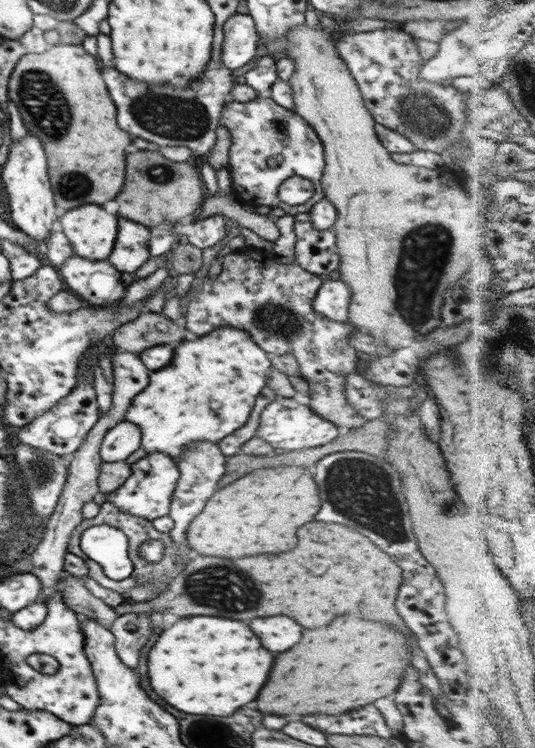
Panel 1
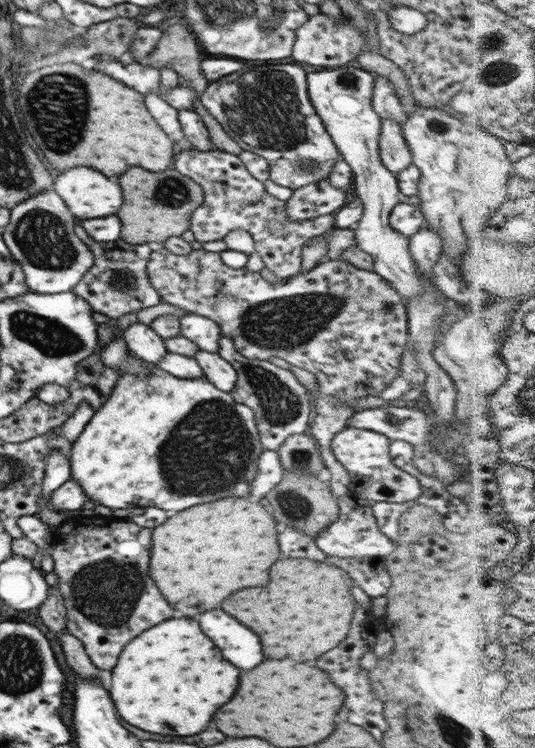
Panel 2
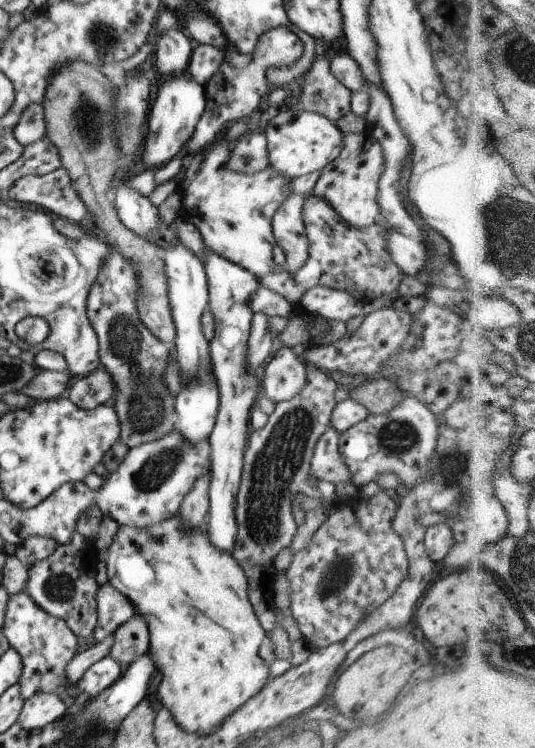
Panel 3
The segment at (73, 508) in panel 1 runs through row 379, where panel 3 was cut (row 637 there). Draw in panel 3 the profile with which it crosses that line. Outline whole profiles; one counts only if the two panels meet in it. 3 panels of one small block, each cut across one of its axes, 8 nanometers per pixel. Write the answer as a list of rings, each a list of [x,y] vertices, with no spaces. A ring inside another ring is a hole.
[[[133,616],[113,632],[114,642],[109,656],[128,666],[148,650],[148,624],[142,616]]]

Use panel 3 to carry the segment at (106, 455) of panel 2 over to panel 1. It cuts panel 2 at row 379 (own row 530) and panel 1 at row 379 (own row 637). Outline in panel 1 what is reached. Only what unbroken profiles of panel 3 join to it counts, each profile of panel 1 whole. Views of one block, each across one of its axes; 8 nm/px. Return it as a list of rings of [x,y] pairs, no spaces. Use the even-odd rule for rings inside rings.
[[[218,328],[218,332],[202,336],[196,342],[182,342],[182,346],[174,350],[170,366],[150,374],[150,384],[140,394],[136,394],[136,398],[128,406],[124,421],[140,428],[141,447],[147,454],[164,452],[178,465],[180,454],[188,444],[208,440],[218,445],[220,440],[246,424],[261,390],[266,387],[264,378],[273,365],[274,362],[268,359],[267,352],[264,352],[250,336],[246,336],[245,331]]]

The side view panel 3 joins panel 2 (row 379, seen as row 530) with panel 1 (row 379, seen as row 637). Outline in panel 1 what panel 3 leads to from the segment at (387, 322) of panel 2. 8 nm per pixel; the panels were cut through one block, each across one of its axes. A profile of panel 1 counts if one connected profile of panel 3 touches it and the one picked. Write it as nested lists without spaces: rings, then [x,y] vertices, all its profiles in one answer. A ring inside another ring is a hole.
[[[231,252],[224,255],[222,272],[212,280],[206,277],[206,282],[196,288],[192,300],[188,302],[186,310],[186,328],[194,334],[210,334],[214,328],[220,326],[232,326],[238,331],[245,331],[250,334],[250,338],[262,348],[264,352],[279,354],[280,358],[284,354],[292,354],[298,362],[300,377],[305,379],[310,389],[311,409],[326,420],[333,422],[338,428],[344,427],[344,431],[356,430],[364,426],[368,420],[358,415],[358,411],[347,402],[344,392],[346,376],[358,372],[358,351],[356,347],[350,345],[350,337],[364,332],[363,328],[356,328],[346,320],[344,323],[335,322],[322,315],[316,314],[312,303],[318,295],[318,290],[322,287],[322,276],[307,272],[300,265],[284,266],[278,264],[278,260],[259,257],[258,252]]]

